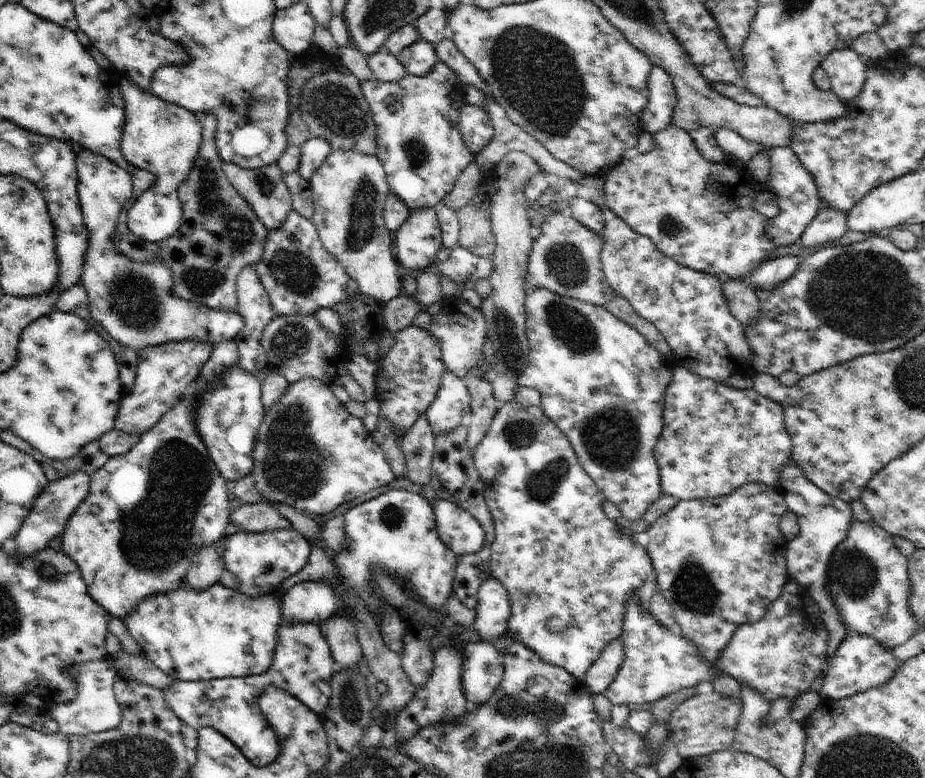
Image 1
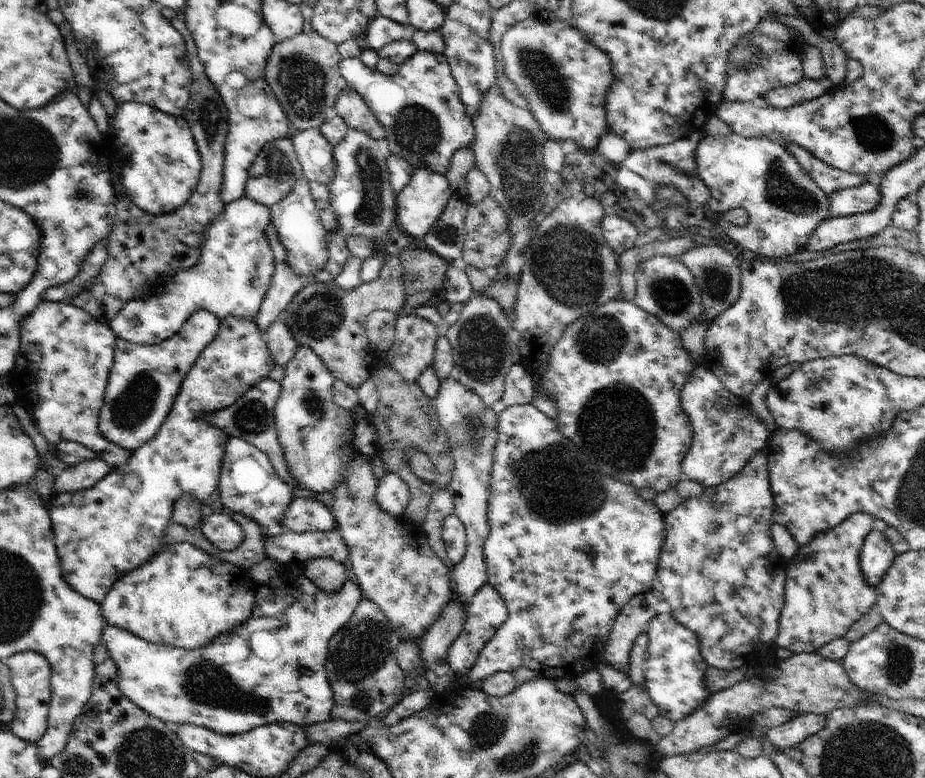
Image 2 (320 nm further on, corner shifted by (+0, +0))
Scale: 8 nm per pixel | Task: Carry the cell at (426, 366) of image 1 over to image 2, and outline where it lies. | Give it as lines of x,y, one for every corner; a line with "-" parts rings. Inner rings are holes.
412,313
398,316
395,322
395,343
387,350
390,367
394,367
409,383
414,382
422,371
432,365
436,340
443,334
443,328

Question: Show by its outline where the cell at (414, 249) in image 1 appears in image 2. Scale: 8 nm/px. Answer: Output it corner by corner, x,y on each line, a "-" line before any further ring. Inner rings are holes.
428,167
414,168
410,182
405,184
402,192
399,192
396,197
396,223
404,233
411,236
418,244
421,244
421,238
441,217
442,211
452,194
454,192
444,173
436,172

